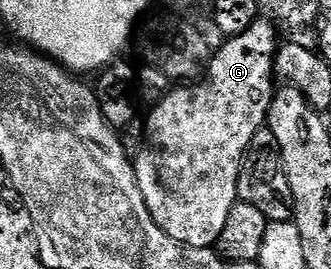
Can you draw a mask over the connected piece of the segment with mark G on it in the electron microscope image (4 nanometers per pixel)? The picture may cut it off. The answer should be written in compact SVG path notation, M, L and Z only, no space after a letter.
M259 16L251 24L251 28L247 28L247 32L243 32L234 38L225 38L222 41L222 46L218 45L216 47L214 56L209 62L209 68L204 77L194 81L192 84L174 85L169 93L150 109L153 111L147 114L145 118L145 143L141 151L135 156L139 192L143 192L143 200L147 204L147 212L151 212L155 224L159 224L159 228L163 228L163 232L167 232L167 236L171 236L176 242L182 242L184 246L194 246L200 250L216 247L219 240L219 232L223 232L224 226L227 225L227 216L231 216L231 208L239 201L237 196L237 181L239 180L241 164L245 161L245 154L249 151L249 145L255 136L255 132L259 132L266 125L269 109L273 103L275 93L275 85L273 86L273 82L275 83L275 63L279 49L277 34L279 35L278 27L268 17Z

